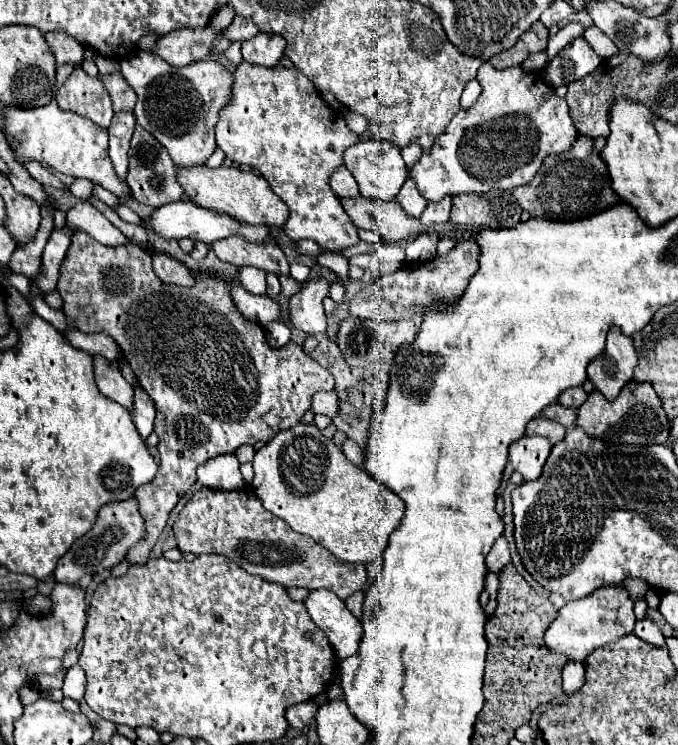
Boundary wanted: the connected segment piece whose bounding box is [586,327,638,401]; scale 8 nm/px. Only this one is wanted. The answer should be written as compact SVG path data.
M610 327L604 355L598 355L588 363L588 379L594 387L608 399L616 399L620 389L632 379L634 367L638 363L638 355L634 343L628 335L620 331L620 327Z

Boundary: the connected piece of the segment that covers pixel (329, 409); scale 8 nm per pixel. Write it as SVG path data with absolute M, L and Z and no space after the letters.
M322 391L312 395L312 405L310 405L312 413L322 413L322 415L336 415L336 393L334 391Z

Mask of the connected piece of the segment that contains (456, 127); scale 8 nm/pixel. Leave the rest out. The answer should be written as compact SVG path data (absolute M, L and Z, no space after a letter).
M488 61L478 71L482 93L470 109L460 109L448 123L446 131L434 141L430 153L422 153L418 163L410 169L410 177L416 181L420 195L426 201L440 201L444 195L456 193L488 193L490 189L514 189L528 183L540 169L544 157L560 153L572 147L576 127L572 125L565 99L556 97L554 87L548 87L544 79L534 73L526 73L522 67L494 69Z

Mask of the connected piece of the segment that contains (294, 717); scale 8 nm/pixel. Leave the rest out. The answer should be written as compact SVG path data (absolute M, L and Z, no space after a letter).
M304 701L304 703L292 705L286 711L286 719L288 719L290 727L294 727L294 729L306 729L306 727L312 725L312 721L316 717L316 711L318 711L318 705L314 701Z

